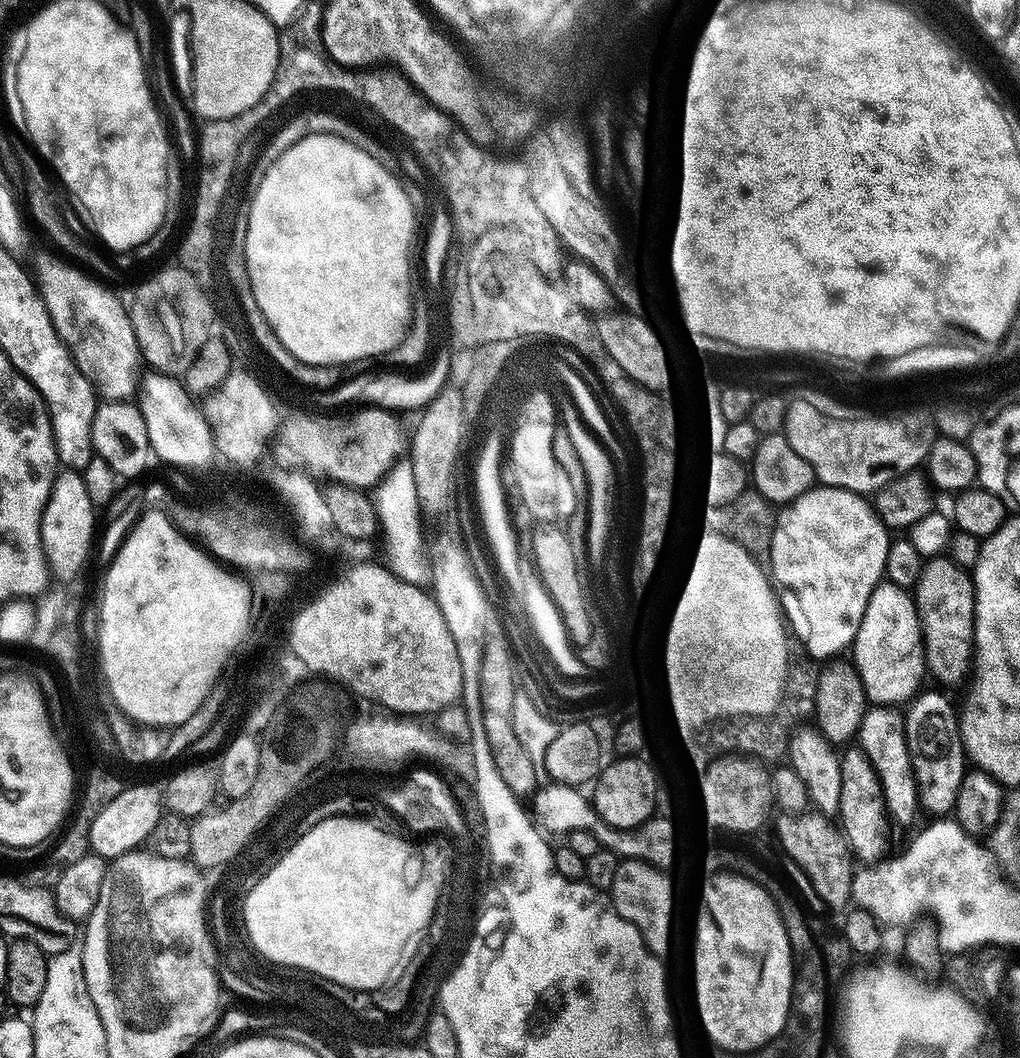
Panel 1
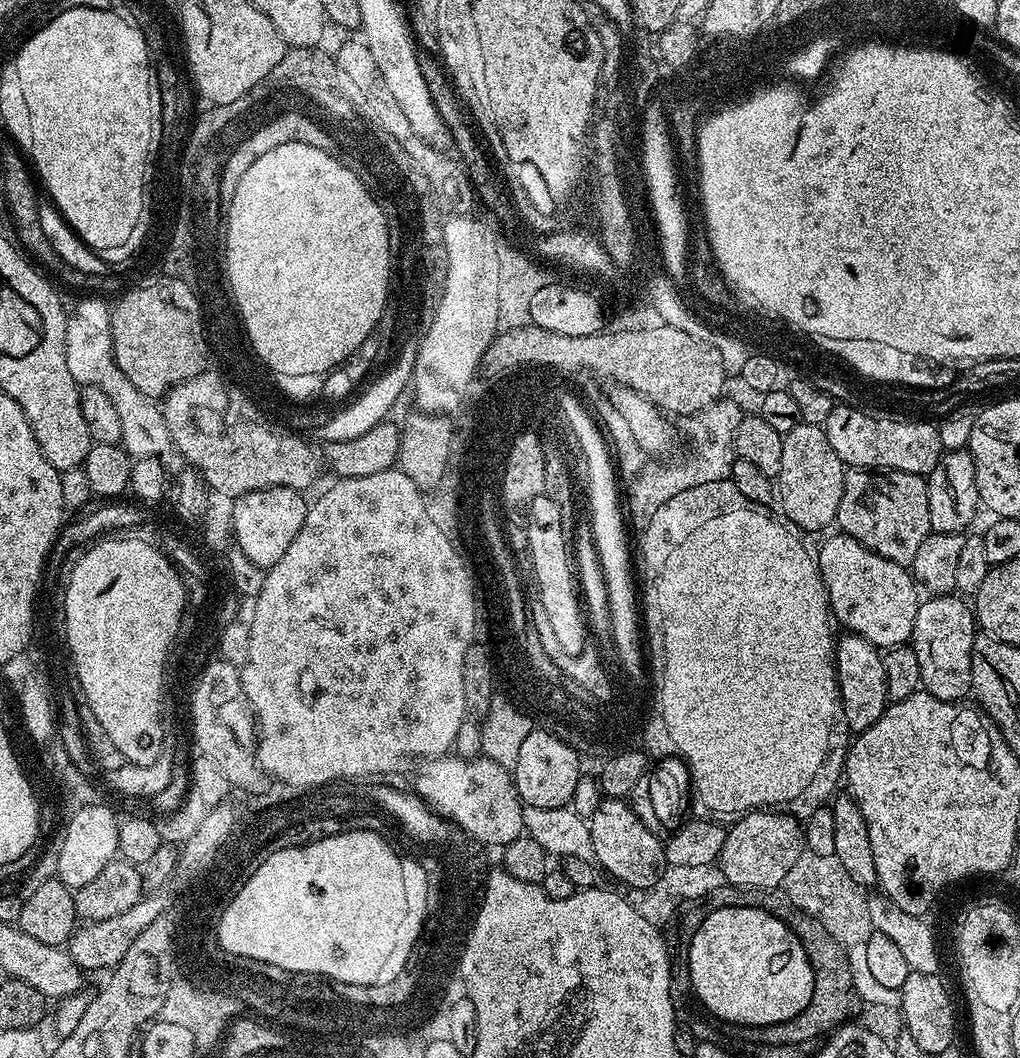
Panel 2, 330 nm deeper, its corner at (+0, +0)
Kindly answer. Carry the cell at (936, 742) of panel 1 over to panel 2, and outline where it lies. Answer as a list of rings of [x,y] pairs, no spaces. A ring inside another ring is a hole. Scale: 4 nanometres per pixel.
[[[959,595],[932,596],[928,601],[921,603],[916,610],[914,630],[910,647],[914,654],[918,654],[918,666],[922,669],[920,679],[923,691],[930,693],[934,698],[949,702],[963,701],[964,695],[972,692],[972,646],[974,638],[978,635],[978,621],[973,609],[963,604],[965,601]]]

